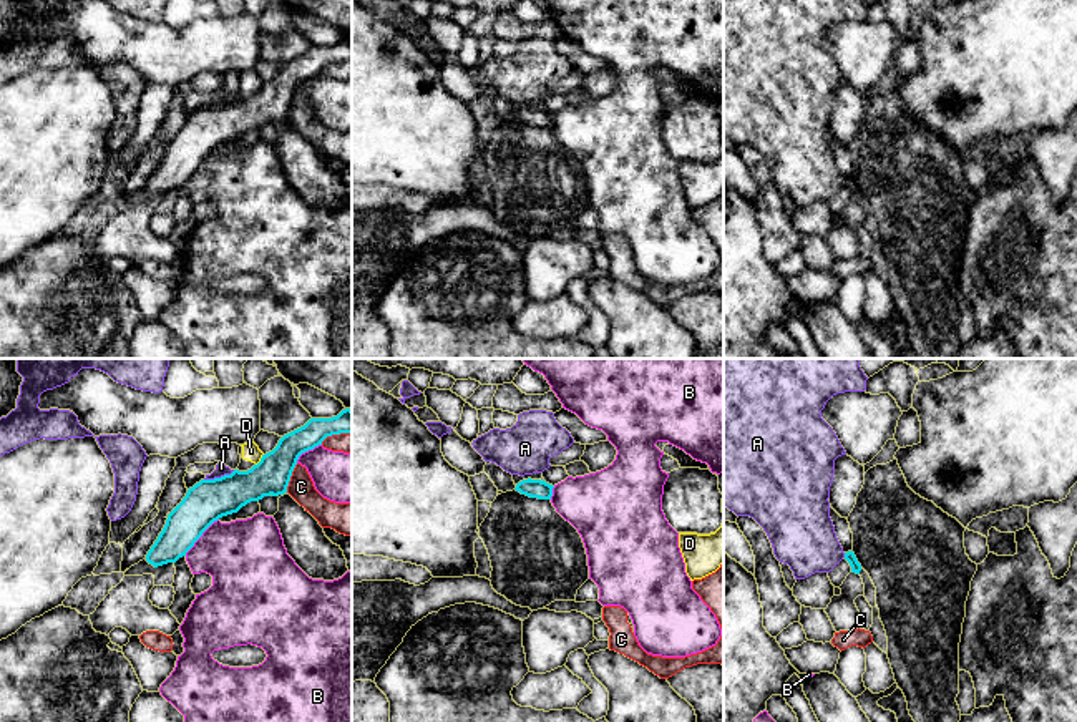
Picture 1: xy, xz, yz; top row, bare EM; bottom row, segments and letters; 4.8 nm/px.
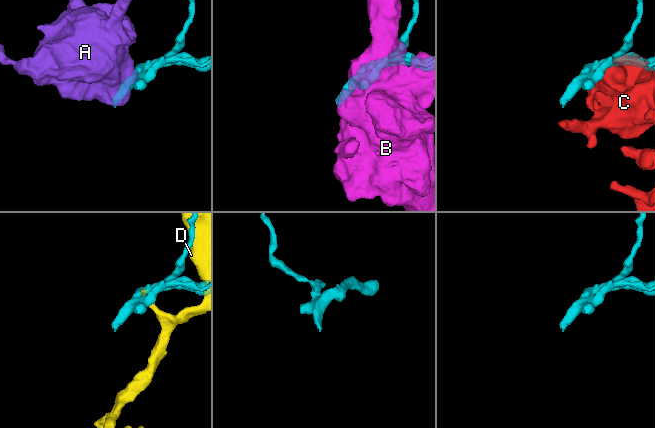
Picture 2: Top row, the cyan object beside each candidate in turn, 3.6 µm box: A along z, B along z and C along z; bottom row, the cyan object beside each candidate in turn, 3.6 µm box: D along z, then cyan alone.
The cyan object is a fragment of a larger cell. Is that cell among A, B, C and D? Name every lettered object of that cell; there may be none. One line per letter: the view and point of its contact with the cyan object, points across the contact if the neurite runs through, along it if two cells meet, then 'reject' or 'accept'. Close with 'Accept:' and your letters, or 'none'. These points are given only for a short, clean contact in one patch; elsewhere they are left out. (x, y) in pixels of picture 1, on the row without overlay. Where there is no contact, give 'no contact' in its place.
A: meets cyan in xy at (221, 105); reject
B: meets cyan in xy at (201, 163); reject
C: meets cyan in xy at (289, 107); reject
D: meets cyan in xy at (261, 88); reject
Accept: none

